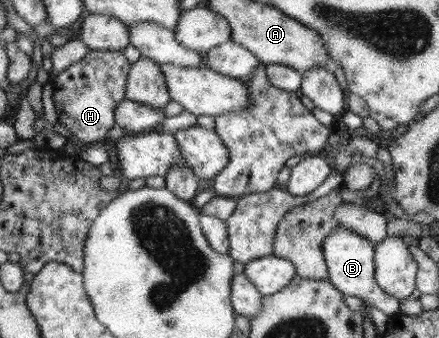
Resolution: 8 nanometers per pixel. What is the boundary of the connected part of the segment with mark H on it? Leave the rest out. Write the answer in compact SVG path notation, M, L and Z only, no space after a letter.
M92 50L80 61L54 74L52 99L57 120L70 129L71 139L86 147L108 138L108 131L115 125L116 107L126 99L125 88L131 66L122 51Z

